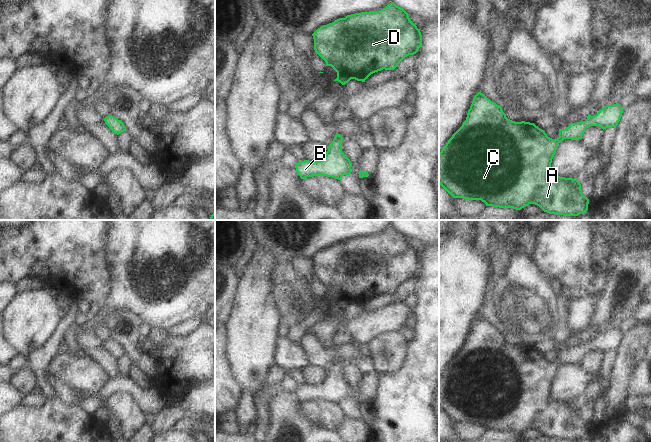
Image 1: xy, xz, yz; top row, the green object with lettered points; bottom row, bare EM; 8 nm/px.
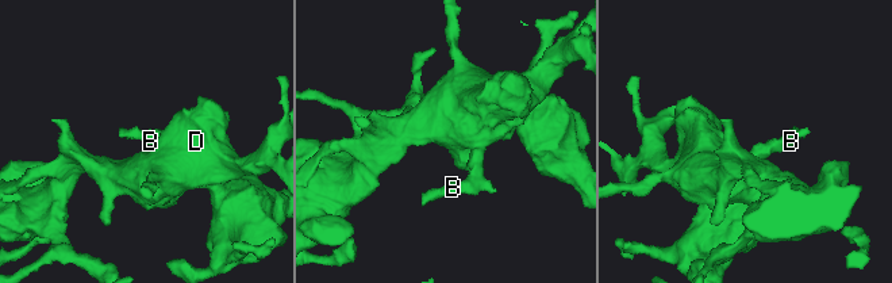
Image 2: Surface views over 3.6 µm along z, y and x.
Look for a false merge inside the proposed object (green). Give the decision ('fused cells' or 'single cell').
single cell

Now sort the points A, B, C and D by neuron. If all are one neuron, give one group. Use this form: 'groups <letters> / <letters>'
groups A B C D

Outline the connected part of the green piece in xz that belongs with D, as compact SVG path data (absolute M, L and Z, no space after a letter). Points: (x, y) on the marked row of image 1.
M394 2L379 11L347 15L323 25L313 34L314 50L337 72L334 81L342 85L351 79L365 82L373 73L394 70L407 56L414 55L422 45L420 29L410 20L408 13Z

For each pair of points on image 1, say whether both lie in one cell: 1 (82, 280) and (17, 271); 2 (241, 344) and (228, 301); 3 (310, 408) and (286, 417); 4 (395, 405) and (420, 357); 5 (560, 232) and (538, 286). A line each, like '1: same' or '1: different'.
1: same
2: different
3: different
4: same
5: different

